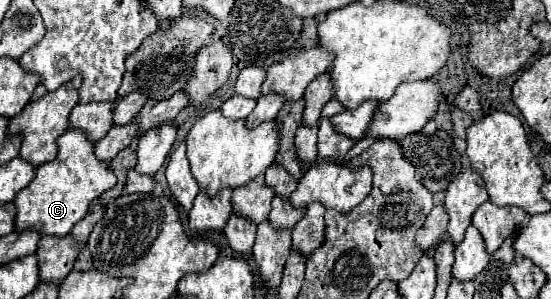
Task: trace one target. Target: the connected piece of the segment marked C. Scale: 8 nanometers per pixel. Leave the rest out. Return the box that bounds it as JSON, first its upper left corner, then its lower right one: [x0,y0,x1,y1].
[16,129,116,237]

